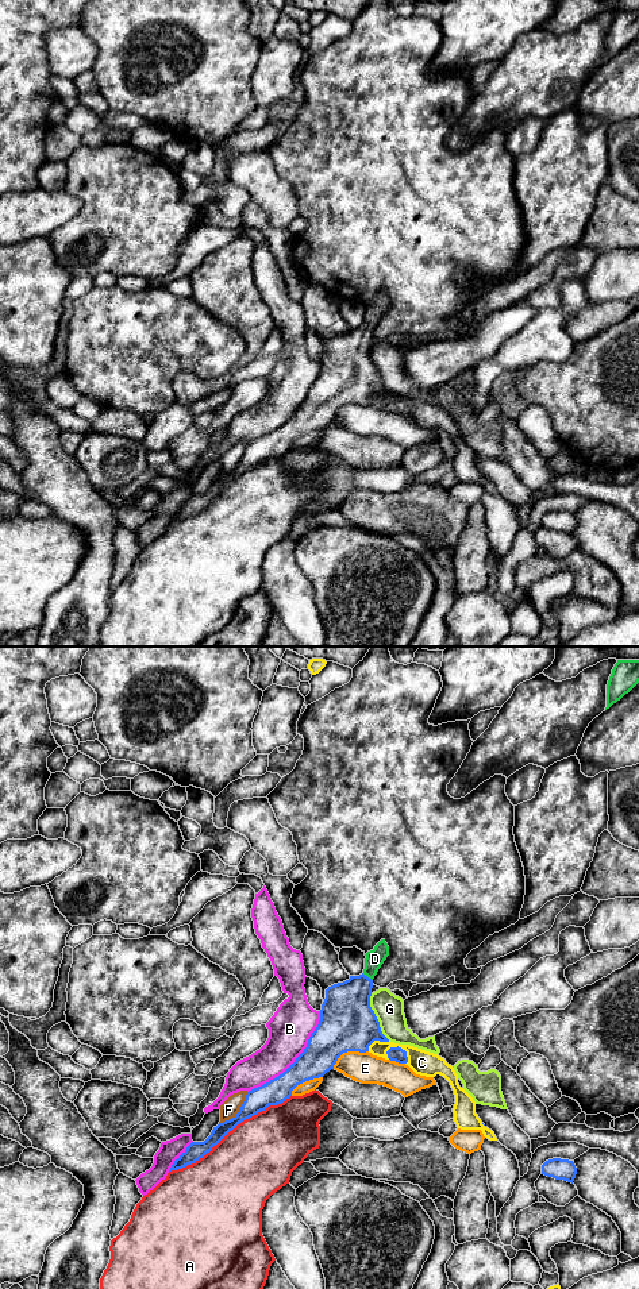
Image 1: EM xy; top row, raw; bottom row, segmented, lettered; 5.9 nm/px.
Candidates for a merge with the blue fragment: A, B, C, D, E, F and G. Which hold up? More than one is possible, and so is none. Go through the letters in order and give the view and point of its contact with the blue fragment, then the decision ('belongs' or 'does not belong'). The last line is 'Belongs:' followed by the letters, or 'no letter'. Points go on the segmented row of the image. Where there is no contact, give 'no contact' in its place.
A: meets blue in xy at (230, 1130); does not belong
B: meets blue in xy at (295, 1060); does not belong
C: meets blue in xy at (400, 1048); does not belong
D: meets blue in xy at (366, 976); belongs
E: meets blue in xy at (347, 1050); does not belong
F: meets blue in xy at (238, 1112); does not belong
G: meets blue in xy at (376, 1017); does not belong
Belongs: D

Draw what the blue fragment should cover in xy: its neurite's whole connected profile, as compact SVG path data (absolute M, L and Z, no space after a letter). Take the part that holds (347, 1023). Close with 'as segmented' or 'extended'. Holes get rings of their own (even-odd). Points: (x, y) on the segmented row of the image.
M381 939L365 956L362 975L350 976L349 980L326 989L319 1024L295 1062L278 1077L249 1091L236 1116L213 1127L204 1142L192 1142L169 1172L195 1163L239 1123L265 1111L269 1105L284 1103L297 1085L323 1077L334 1069L343 1053L366 1053L374 1041L389 1042L370 1007L373 979L389 956L389 946L385 939Z; extended

